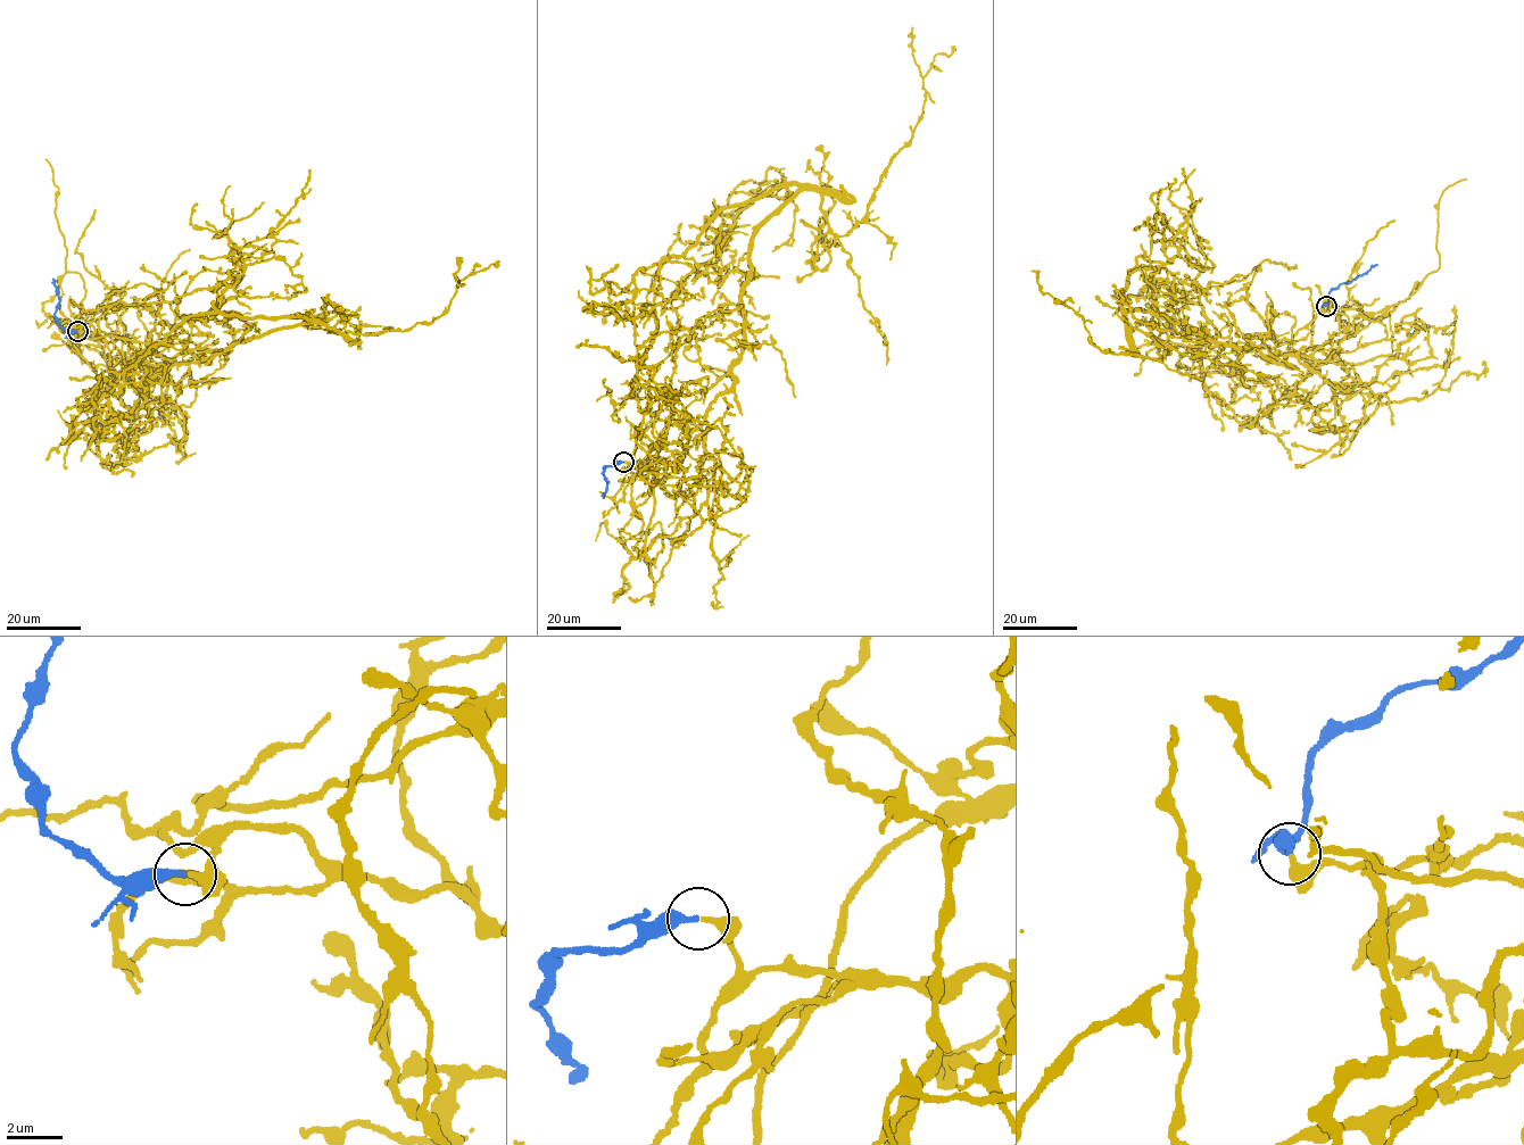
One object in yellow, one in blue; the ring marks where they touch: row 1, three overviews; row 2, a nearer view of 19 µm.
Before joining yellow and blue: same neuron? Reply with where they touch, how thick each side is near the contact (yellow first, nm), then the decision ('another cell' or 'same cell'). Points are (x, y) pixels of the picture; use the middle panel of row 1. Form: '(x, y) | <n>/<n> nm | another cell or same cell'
(623, 462) | 340/260 nm | same cell

